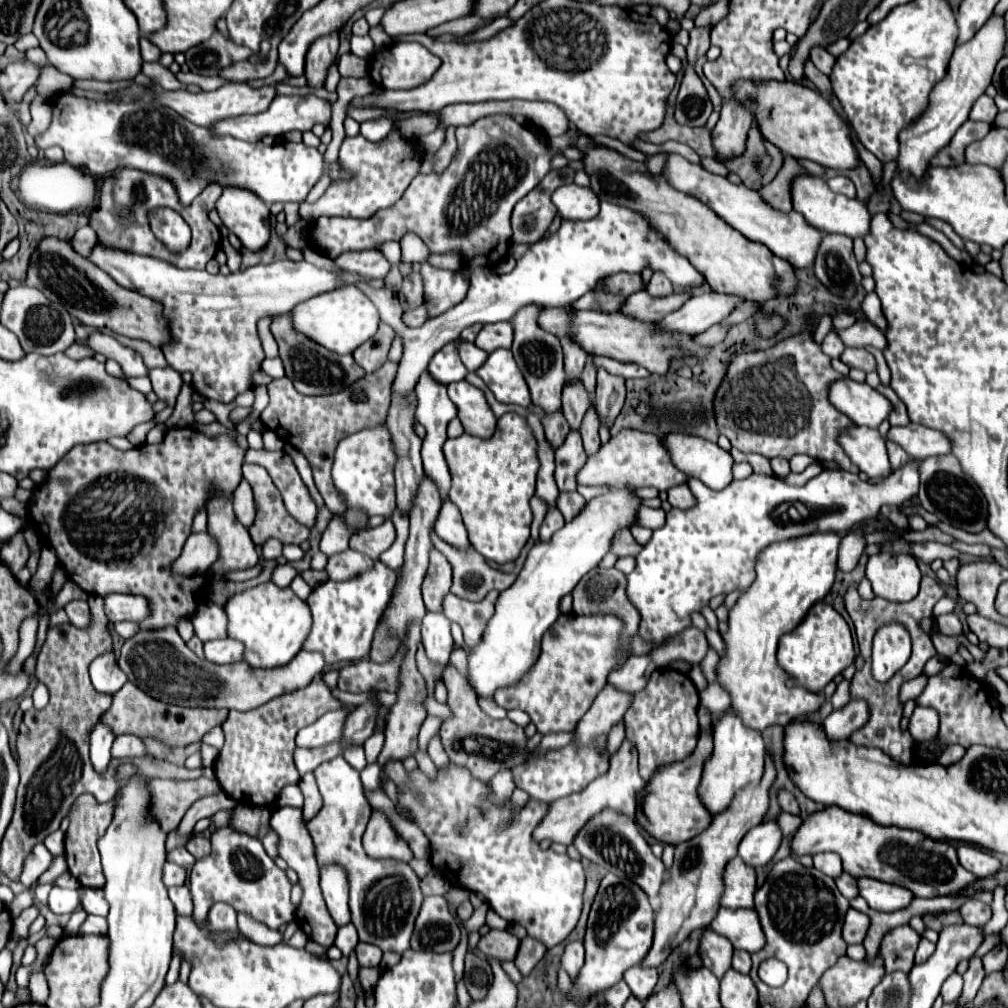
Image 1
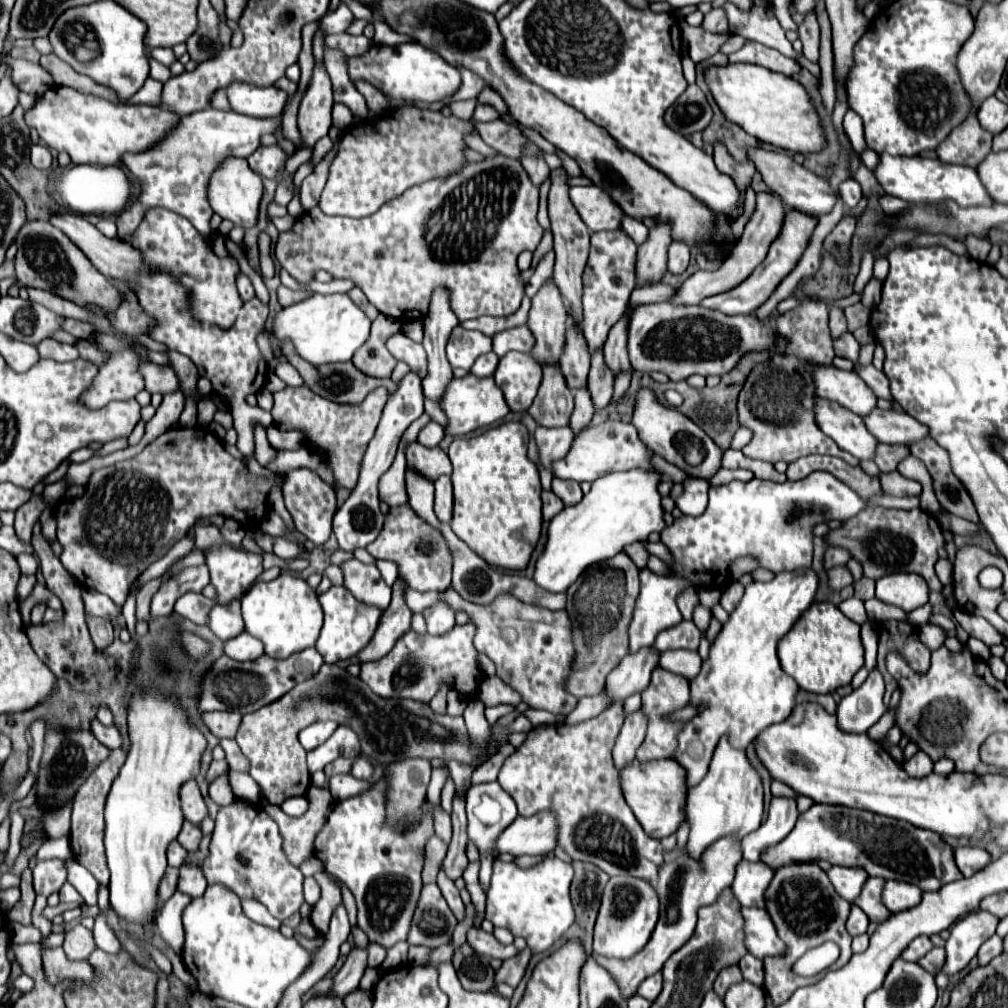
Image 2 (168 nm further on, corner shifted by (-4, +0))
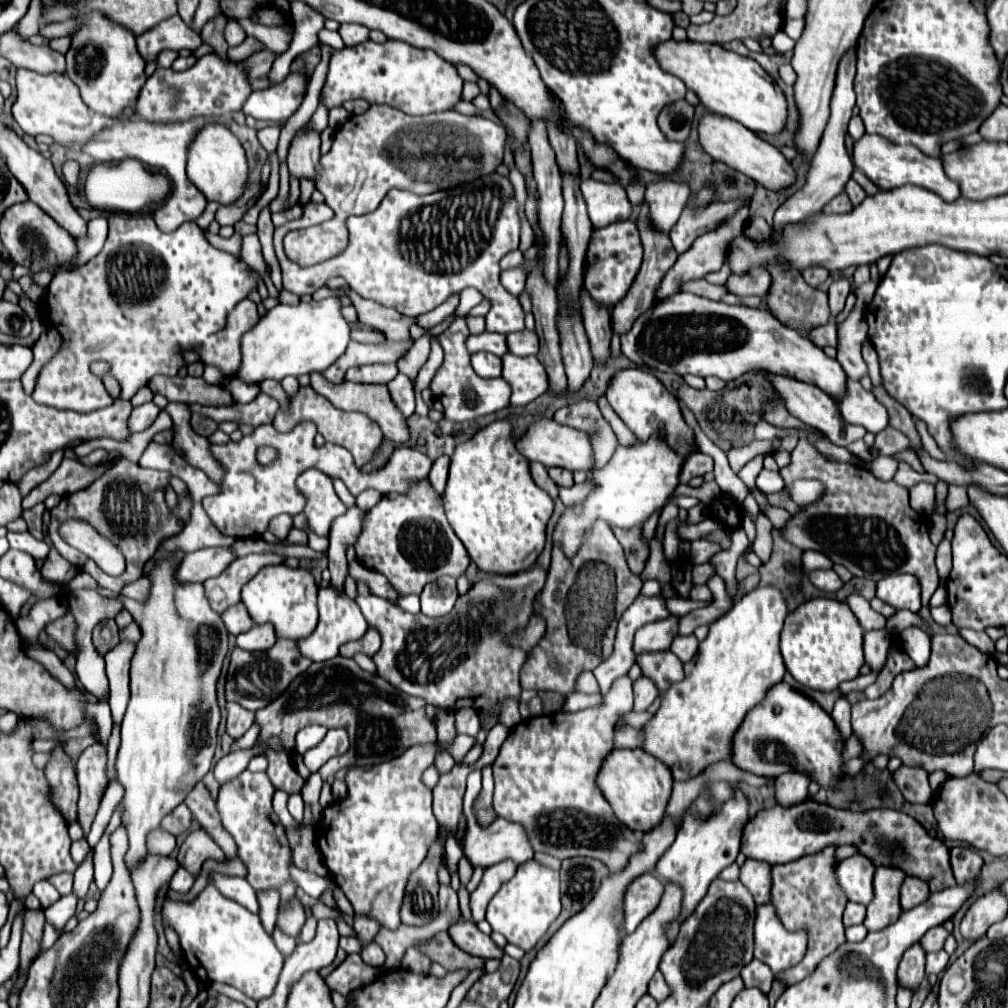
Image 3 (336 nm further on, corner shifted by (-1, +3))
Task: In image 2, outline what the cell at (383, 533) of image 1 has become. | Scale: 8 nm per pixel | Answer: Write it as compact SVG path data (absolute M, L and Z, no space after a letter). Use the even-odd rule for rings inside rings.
M394 507L386 515L384 529L380 531L378 539L372 541L366 551L374 559L388 559L398 565L400 577L408 583L410 589L416 591L444 591L450 587L452 577L452 557L448 553L448 545L442 539L442 535L432 529L428 523L420 521L416 513L408 507Z

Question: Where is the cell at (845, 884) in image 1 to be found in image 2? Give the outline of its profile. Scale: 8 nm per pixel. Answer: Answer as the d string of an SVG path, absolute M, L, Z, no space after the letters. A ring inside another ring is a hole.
M870 877L860 895L854 899L854 905L858 905L870 919L874 921L884 921L890 917L888 909L884 909L884 905L880 905L880 889L884 885L884 879L876 879L876 877Z

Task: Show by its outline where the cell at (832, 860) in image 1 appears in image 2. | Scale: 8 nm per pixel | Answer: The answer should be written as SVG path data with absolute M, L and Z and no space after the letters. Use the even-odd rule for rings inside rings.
M832 867L828 871L828 877L832 881L832 885L836 887L836 891L846 899L846 901L854 901L856 893L860 893L860 885L864 885L864 881L868 879L868 873L864 873L862 869L848 869L848 867Z

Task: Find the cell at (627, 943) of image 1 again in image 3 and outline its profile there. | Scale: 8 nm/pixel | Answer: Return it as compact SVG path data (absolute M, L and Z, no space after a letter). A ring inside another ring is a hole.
M643 874L629 884L625 894L625 934L631 934L659 906L663 888L665 884L653 874Z

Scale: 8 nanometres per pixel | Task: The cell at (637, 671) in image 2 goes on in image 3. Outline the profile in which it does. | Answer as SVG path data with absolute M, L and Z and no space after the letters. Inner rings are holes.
M667 616L663 620L645 624L635 634L635 652L643 650L669 650L673 638L677 636L679 616Z

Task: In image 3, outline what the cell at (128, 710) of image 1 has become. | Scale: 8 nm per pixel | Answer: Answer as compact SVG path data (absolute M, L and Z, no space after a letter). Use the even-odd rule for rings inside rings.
M227 702L227 710L229 710L229 716L227 716L227 732L231 738L241 738L255 722L255 712L249 712L245 710L243 706L239 706L237 702Z

